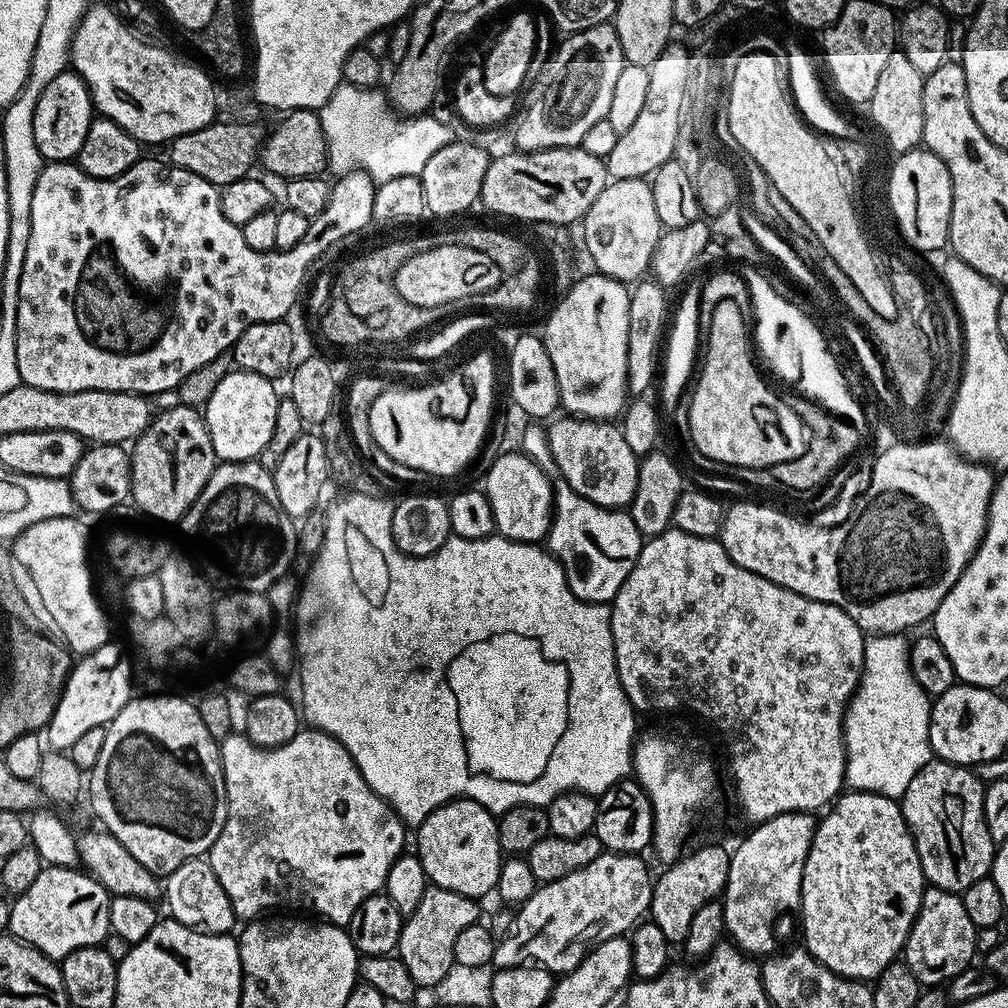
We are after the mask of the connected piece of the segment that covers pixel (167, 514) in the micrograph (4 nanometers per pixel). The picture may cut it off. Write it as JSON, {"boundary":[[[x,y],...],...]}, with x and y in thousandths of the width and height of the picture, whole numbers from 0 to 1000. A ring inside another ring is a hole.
{"boundary":[[[181,400],[173,407],[156,408],[149,423],[130,441],[129,451],[130,499],[152,517],[164,516],[171,521],[182,516],[216,459],[201,412]]]}

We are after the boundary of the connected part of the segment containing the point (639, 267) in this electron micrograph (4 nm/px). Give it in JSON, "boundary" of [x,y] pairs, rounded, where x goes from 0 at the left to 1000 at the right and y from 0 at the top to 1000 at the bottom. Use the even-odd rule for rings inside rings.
{"boundary":[[[642,178],[607,179],[589,196],[589,204],[579,213],[577,225],[583,254],[591,261],[594,273],[616,280],[634,279],[647,265],[649,244],[657,229],[646,182]]]}

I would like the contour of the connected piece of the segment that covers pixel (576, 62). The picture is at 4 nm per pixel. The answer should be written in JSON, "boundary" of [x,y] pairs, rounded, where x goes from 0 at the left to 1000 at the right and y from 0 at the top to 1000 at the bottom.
{"boundary":[[[606,23],[585,26],[560,38],[528,87],[532,96],[525,101],[512,127],[511,146],[517,151],[537,151],[575,145],[581,131],[594,119],[603,117],[605,96],[620,63],[615,39]]]}

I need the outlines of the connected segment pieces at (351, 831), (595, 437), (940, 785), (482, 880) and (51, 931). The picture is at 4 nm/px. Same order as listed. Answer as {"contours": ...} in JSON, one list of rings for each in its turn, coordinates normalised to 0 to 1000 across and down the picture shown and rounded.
{"contours":[[[[305,724],[295,726],[292,732],[288,732],[288,736],[275,742],[258,742],[241,728],[231,728],[217,735],[226,807],[224,815],[220,819],[220,827],[216,827],[212,839],[204,846],[204,852],[207,859],[211,861],[212,867],[215,868],[216,875],[220,877],[220,882],[227,889],[235,914],[249,915],[269,906],[266,905],[269,901],[299,901],[302,904],[299,906],[314,905],[317,908],[314,910],[320,911],[326,917],[343,919],[351,903],[355,903],[357,896],[365,889],[374,888],[384,878],[387,859],[391,859],[391,855],[402,844],[403,818],[398,815],[393,805],[379,791],[371,788],[371,784],[367,784],[351,752],[347,752],[343,740],[339,740],[339,736],[335,736],[330,730],[325,730],[316,724],[306,725],[310,726],[305,726]]],[[[560,411],[557,414],[557,417],[549,416],[547,418],[549,421],[543,422],[542,425],[548,460],[556,467],[555,475],[562,477],[577,494],[593,502],[612,506],[622,505],[626,501],[629,486],[633,482],[635,457],[629,450],[629,446],[625,446],[625,438],[621,438],[618,424],[601,417],[581,417],[578,413],[566,411]]],[[[926,752],[903,772],[903,780],[892,791],[918,874],[924,880],[954,887],[983,866],[989,838],[978,823],[976,783],[963,761]]],[[[450,792],[445,798],[438,798],[420,813],[412,822],[412,848],[417,850],[419,863],[426,874],[438,883],[450,883],[450,887],[458,887],[469,891],[477,891],[485,885],[491,886],[494,867],[498,856],[498,846],[494,835],[496,822],[493,811],[483,806],[474,796],[459,792]]],[[[46,859],[38,872],[11,894],[7,924],[15,932],[59,954],[78,940],[102,938],[109,924],[108,915],[109,887],[92,869],[75,859]]]]}

